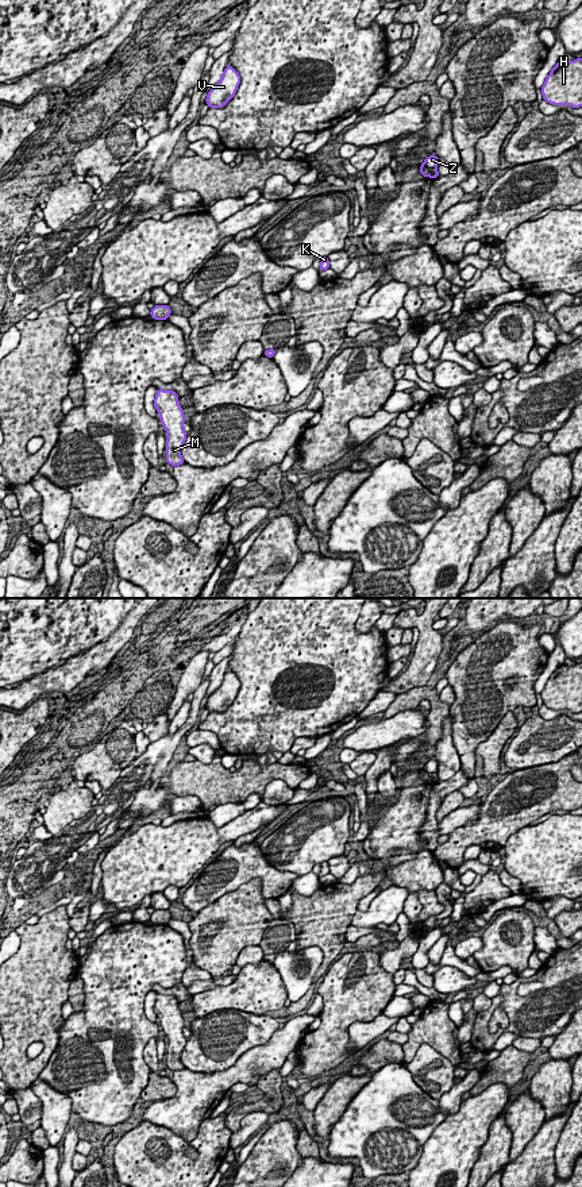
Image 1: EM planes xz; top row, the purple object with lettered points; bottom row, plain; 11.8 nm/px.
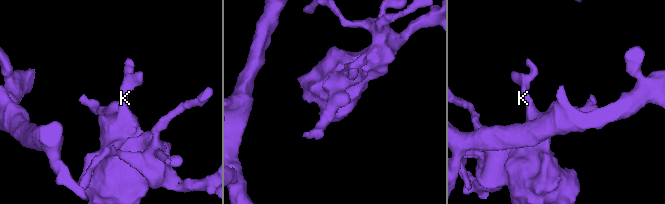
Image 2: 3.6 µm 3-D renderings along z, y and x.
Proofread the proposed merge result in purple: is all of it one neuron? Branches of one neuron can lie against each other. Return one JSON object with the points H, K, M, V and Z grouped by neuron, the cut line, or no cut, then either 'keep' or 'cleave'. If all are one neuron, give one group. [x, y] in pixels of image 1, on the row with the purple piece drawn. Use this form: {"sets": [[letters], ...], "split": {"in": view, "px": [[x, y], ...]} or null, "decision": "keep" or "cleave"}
{"sets": [["H", "M", "V", "Z"], ["K"]], "split": {"in": "xz", "px": [[423, 164], [435, 168]]}, "decision": "cleave"}

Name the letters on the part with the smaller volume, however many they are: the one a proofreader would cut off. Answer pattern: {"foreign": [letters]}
{"foreign": ["K"]}

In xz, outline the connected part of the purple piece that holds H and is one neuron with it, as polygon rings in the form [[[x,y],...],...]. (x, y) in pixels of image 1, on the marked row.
[[[582,58],[559,61],[541,86],[543,99],[554,105],[582,107]]]

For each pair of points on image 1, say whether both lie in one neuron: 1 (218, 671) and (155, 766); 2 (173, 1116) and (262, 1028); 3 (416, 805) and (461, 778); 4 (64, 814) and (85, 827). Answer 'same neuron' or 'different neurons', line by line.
1: different neurons
2: different neurons
3: different neurons
4: different neurons

